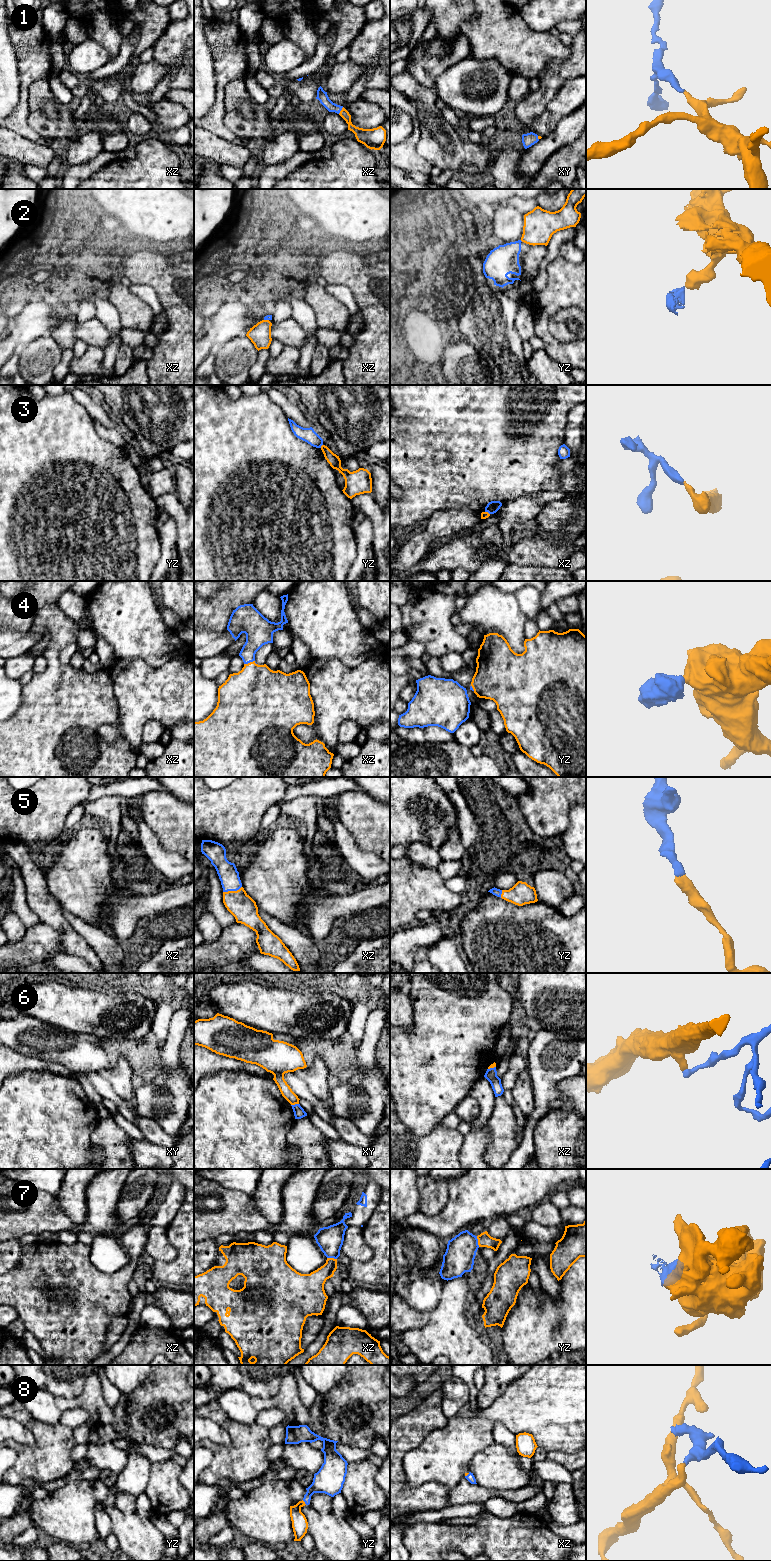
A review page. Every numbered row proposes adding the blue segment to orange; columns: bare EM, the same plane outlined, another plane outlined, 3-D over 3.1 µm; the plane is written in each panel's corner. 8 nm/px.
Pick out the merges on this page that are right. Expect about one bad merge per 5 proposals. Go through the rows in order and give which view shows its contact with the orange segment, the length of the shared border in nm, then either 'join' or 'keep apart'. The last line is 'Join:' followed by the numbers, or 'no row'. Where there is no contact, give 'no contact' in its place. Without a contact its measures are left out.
1: xz | 70 nm | join
2: xz | 40 nm | keep apart
3: yz | 40 nm | keep apart
4: xz | 100 nm | join
5: xz | 160 nm | join
6: xy | 70 nm | keep apart
7: yz | 90 nm | join
8: yz | 50 nm | join
Join: 1, 4, 5, 7, 8

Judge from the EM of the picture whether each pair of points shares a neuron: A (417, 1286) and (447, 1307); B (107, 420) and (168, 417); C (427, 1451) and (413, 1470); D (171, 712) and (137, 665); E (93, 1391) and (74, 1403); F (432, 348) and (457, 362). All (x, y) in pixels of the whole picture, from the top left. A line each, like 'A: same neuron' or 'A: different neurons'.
A: different neurons
B: different neurons
C: same neuron
D: same neuron
E: same neuron
F: different neurons

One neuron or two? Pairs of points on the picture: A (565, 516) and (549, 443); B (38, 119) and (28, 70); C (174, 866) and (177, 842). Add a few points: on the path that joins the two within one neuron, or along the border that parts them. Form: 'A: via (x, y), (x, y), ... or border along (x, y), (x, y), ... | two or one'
A: border along (575, 490), (561, 499), (548, 503), (542, 508) | two
B: border along (47, 78), (34, 80), (30, 84), (27, 106) | two
C: border along (157, 837), (167, 850), (176, 851), (183, 857) | two

